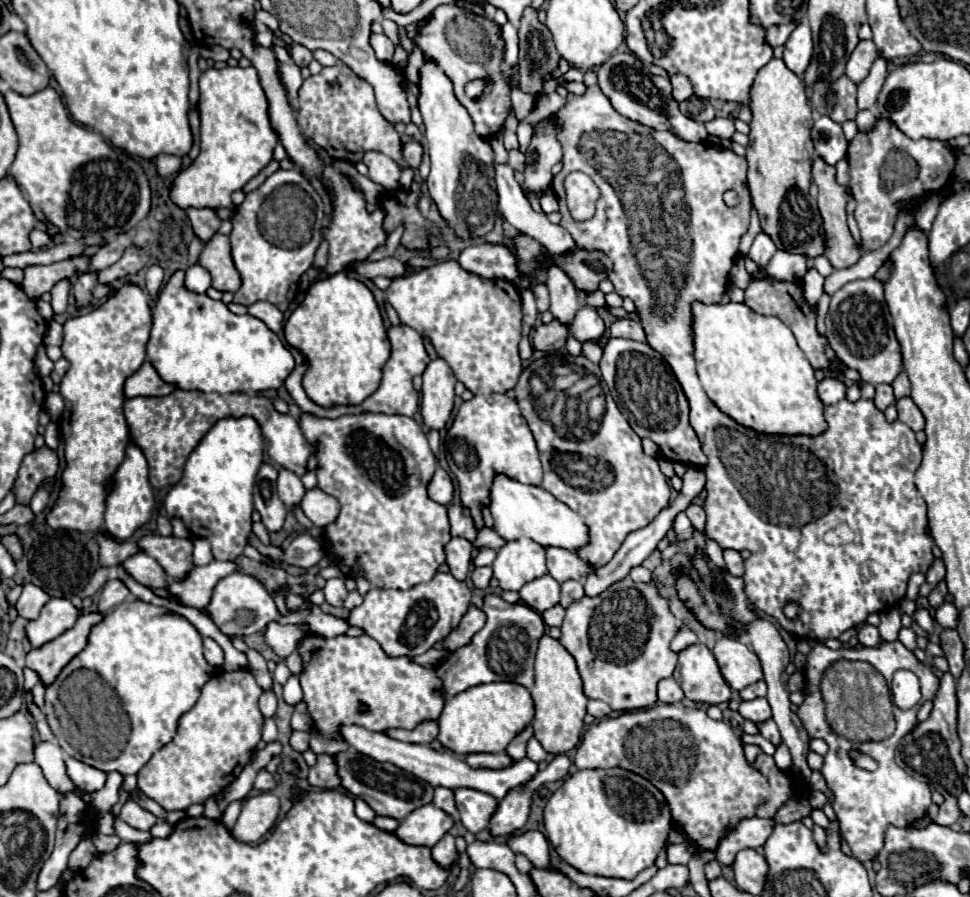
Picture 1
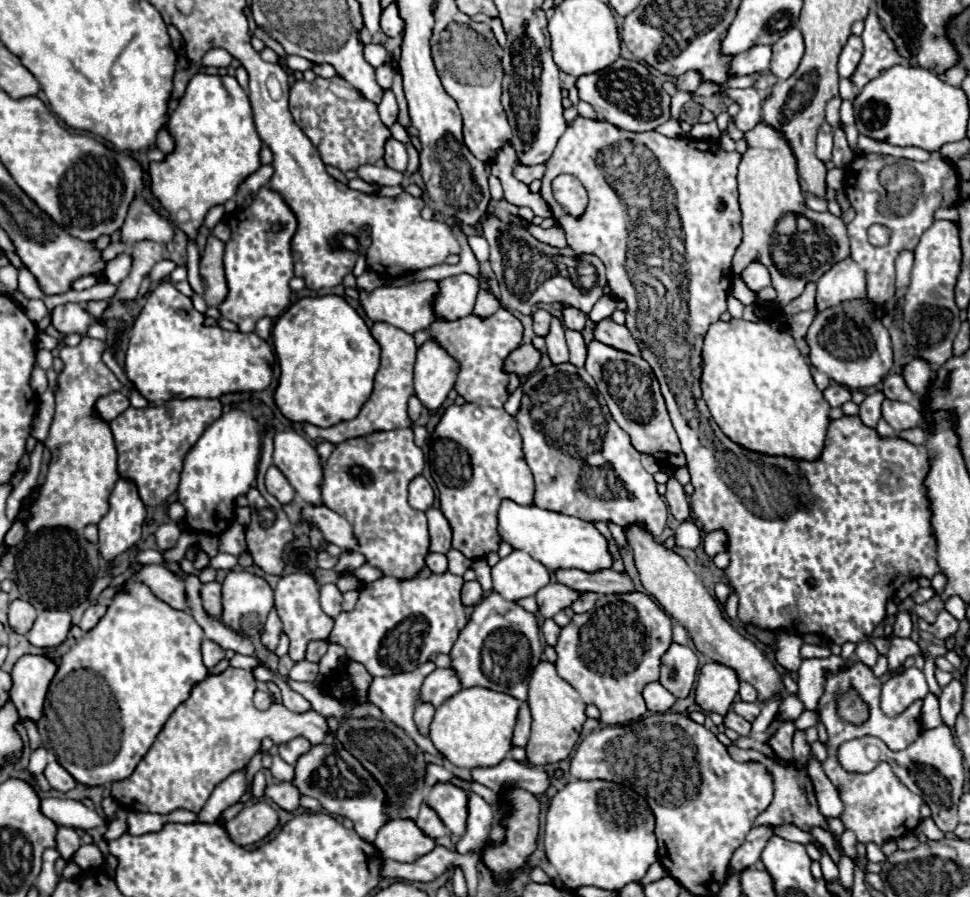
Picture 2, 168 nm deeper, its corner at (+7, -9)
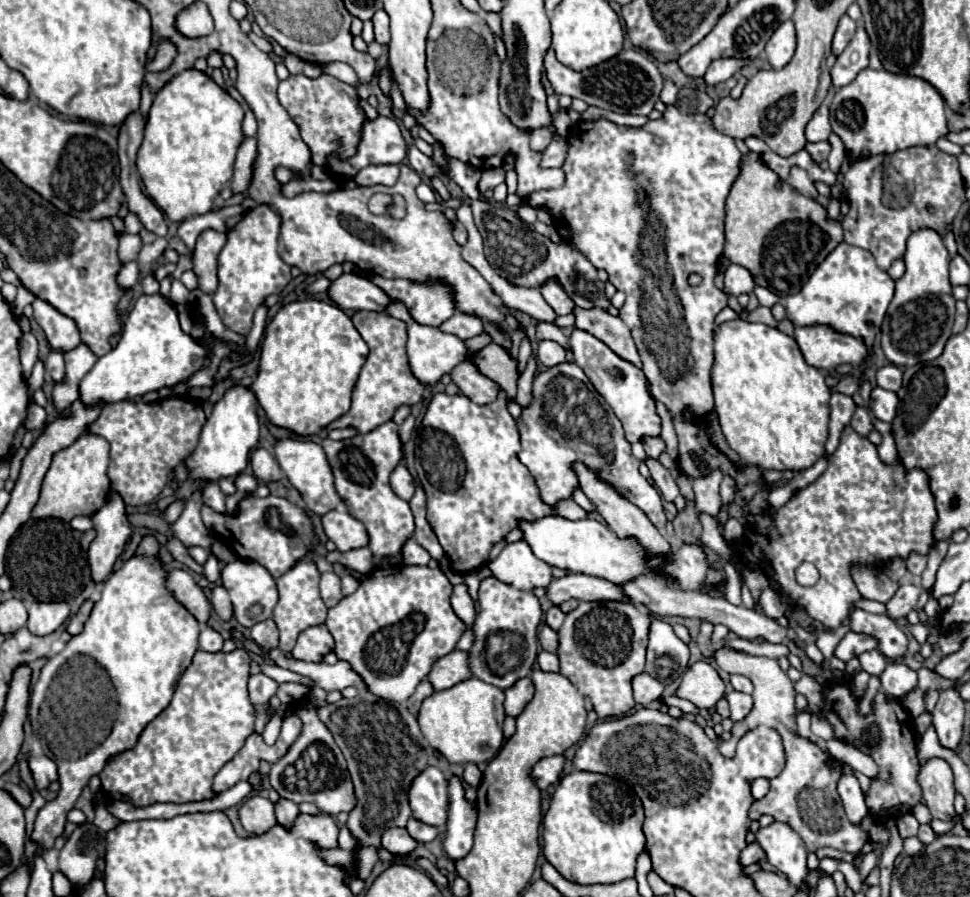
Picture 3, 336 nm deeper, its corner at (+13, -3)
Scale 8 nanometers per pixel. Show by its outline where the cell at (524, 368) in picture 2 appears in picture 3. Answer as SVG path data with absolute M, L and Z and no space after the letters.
M489 344L483 350L473 352L469 356L469 362L473 362L481 374L491 378L505 390L507 402L515 400L519 374L517 374L517 362L511 360L507 350L503 350L497 344Z

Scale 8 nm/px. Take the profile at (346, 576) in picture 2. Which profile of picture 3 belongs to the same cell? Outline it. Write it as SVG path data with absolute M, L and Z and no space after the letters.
M331 510L323 516L323 530L329 540L335 542L337 550L347 552L355 548L365 548L369 544L369 536L365 534L365 526L357 522L347 510Z

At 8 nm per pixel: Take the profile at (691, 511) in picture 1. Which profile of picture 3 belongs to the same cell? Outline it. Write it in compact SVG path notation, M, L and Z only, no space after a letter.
M647 456L647 460L645 460L645 464L647 464L647 468L649 468L649 472L651 472L651 478L655 480L655 486L657 486L657 490L661 492L661 496L663 496L665 500L673 502L673 500L679 496L679 488L677 488L675 478L671 476L671 472L669 472L659 460L649 458L649 456Z

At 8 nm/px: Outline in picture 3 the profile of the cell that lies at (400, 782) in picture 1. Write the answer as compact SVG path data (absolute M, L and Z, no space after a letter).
M301 702L295 712L303 720L303 732L289 748L289 752L271 766L271 774L269 774L271 788L281 798L291 800L295 804L313 802L321 812L331 814L333 818L339 812L351 812L353 806L357 804L357 798L353 792L345 758L339 746L335 744L333 736L329 734L329 728L319 720L317 708L309 702Z

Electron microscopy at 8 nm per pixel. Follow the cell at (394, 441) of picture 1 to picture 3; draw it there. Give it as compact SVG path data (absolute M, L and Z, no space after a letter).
M393 420L377 426L367 434L357 434L349 440L331 440L325 438L321 442L329 464L333 468L335 486L349 514L361 520L369 532L369 550L375 558L385 558L391 554L399 554L405 540L411 538L415 530L411 508L405 500L401 500L389 486L389 474L403 458L401 440L397 432L397 424Z

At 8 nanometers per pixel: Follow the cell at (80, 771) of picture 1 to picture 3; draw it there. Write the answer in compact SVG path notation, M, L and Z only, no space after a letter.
M47 756L29 758L29 770L31 770L31 776L33 776L33 780L35 780L39 790L49 788L49 784L57 780L57 766Z

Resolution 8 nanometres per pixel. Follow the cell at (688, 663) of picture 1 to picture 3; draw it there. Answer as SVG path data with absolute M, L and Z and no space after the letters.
M651 620L645 672L663 684L675 682L689 662L689 648L665 620Z

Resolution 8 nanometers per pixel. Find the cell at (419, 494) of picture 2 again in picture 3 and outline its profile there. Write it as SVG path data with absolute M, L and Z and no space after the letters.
M397 466L389 478L389 484L393 488L393 492L403 498L403 500L409 500L415 492L415 484L413 484L413 476L409 474L409 470L405 466Z

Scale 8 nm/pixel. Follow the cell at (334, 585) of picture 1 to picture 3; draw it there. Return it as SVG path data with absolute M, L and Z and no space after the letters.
M323 572L321 574L321 582L319 582L319 590L321 590L321 598L327 604L327 608L335 606L343 594L341 594L341 580L335 572Z

